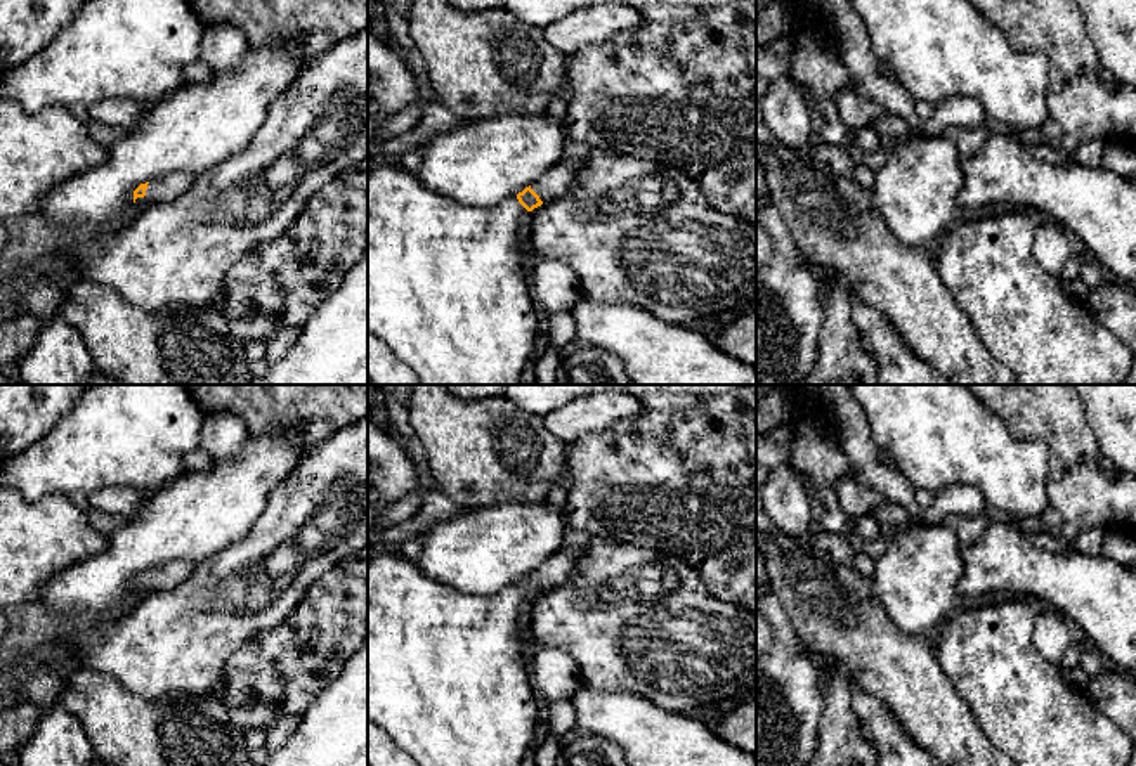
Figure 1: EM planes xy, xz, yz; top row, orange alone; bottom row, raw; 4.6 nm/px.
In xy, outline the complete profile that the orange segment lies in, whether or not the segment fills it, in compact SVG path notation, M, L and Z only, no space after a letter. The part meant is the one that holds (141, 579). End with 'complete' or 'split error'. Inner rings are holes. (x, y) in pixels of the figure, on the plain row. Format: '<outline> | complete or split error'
M173 560L156 568L140 572L134 579L134 591L139 598L154 593L165 593L184 582L194 570L194 563Z | split error

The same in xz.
M588 544L560 549L515 586L505 587L494 594L470 594L460 591L430 579L421 572L415 560L408 560L397 551L373 551L368 556L368 719L383 728L390 738L416 761L418 766L522 766L526 756L534 750L541 735L538 721L541 709L531 686L529 667L522 650L529 603L543 591L567 584L578 562L586 555L586 551Z | split error

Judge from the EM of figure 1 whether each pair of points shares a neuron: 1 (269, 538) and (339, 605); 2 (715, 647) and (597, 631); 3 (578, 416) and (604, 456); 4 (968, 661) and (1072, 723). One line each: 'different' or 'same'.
1: different
2: same
3: different
4: same

